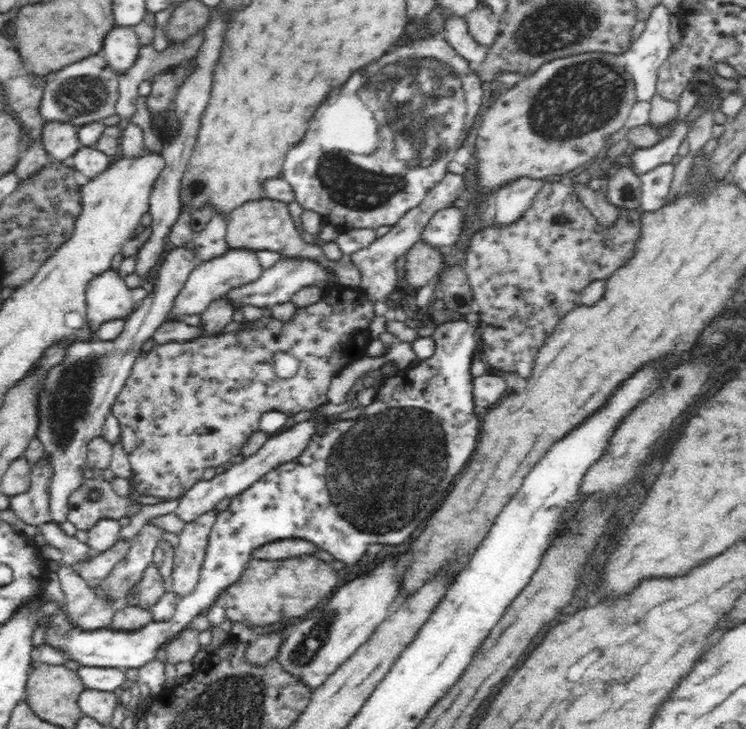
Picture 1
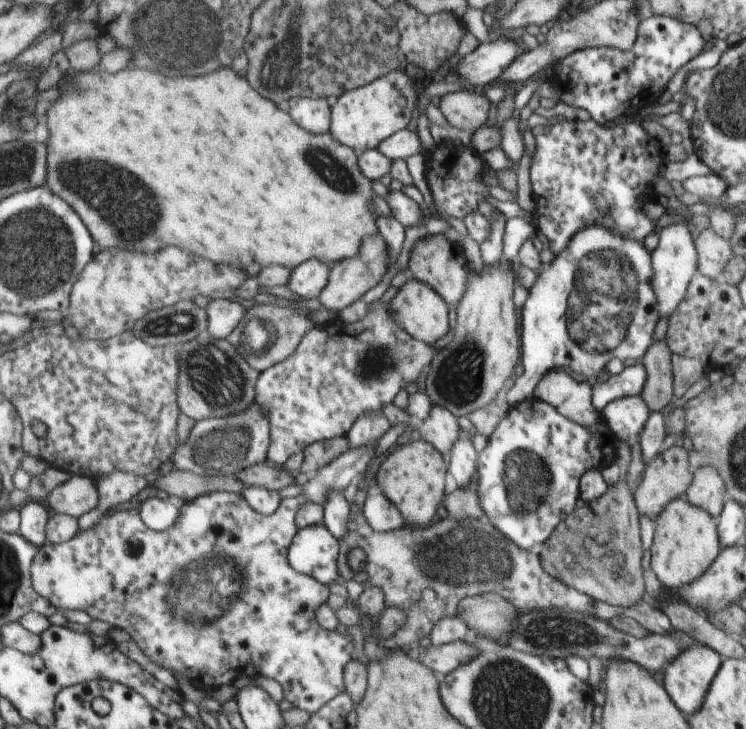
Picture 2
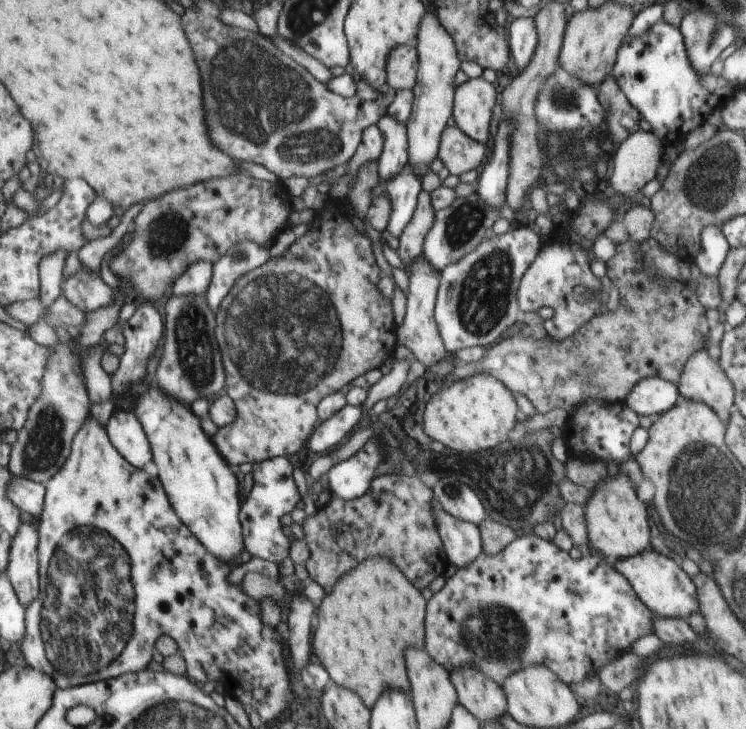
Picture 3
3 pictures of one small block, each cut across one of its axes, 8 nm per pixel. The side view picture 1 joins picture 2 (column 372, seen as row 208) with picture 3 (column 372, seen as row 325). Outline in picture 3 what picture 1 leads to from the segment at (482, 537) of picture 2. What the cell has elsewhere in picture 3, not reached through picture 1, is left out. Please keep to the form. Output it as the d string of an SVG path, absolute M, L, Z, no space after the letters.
M408 470L399 474L373 477L368 492L354 500L345 501L333 496L325 508L317 509L315 514L308 516L303 522L304 538L311 549L311 558L305 565L310 580L320 585L325 594L329 594L341 574L349 572L365 558L385 556L401 570L401 574L413 586L417 586L417 590L428 591L431 580L439 576L445 578L445 574L449 574L449 566L453 565L445 554L444 542L441 542L437 532L437 524L433 524L435 504L438 502L433 496L433 486L429 486L425 478L418 478Z

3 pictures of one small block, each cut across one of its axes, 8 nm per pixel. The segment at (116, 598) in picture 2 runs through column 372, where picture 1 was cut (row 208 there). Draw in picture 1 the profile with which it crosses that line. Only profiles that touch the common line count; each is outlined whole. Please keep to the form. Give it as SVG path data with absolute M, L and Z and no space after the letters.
M446 207L432 214L428 224L424 226L420 240L432 247L449 248L458 240L462 232L462 211L459 208Z

